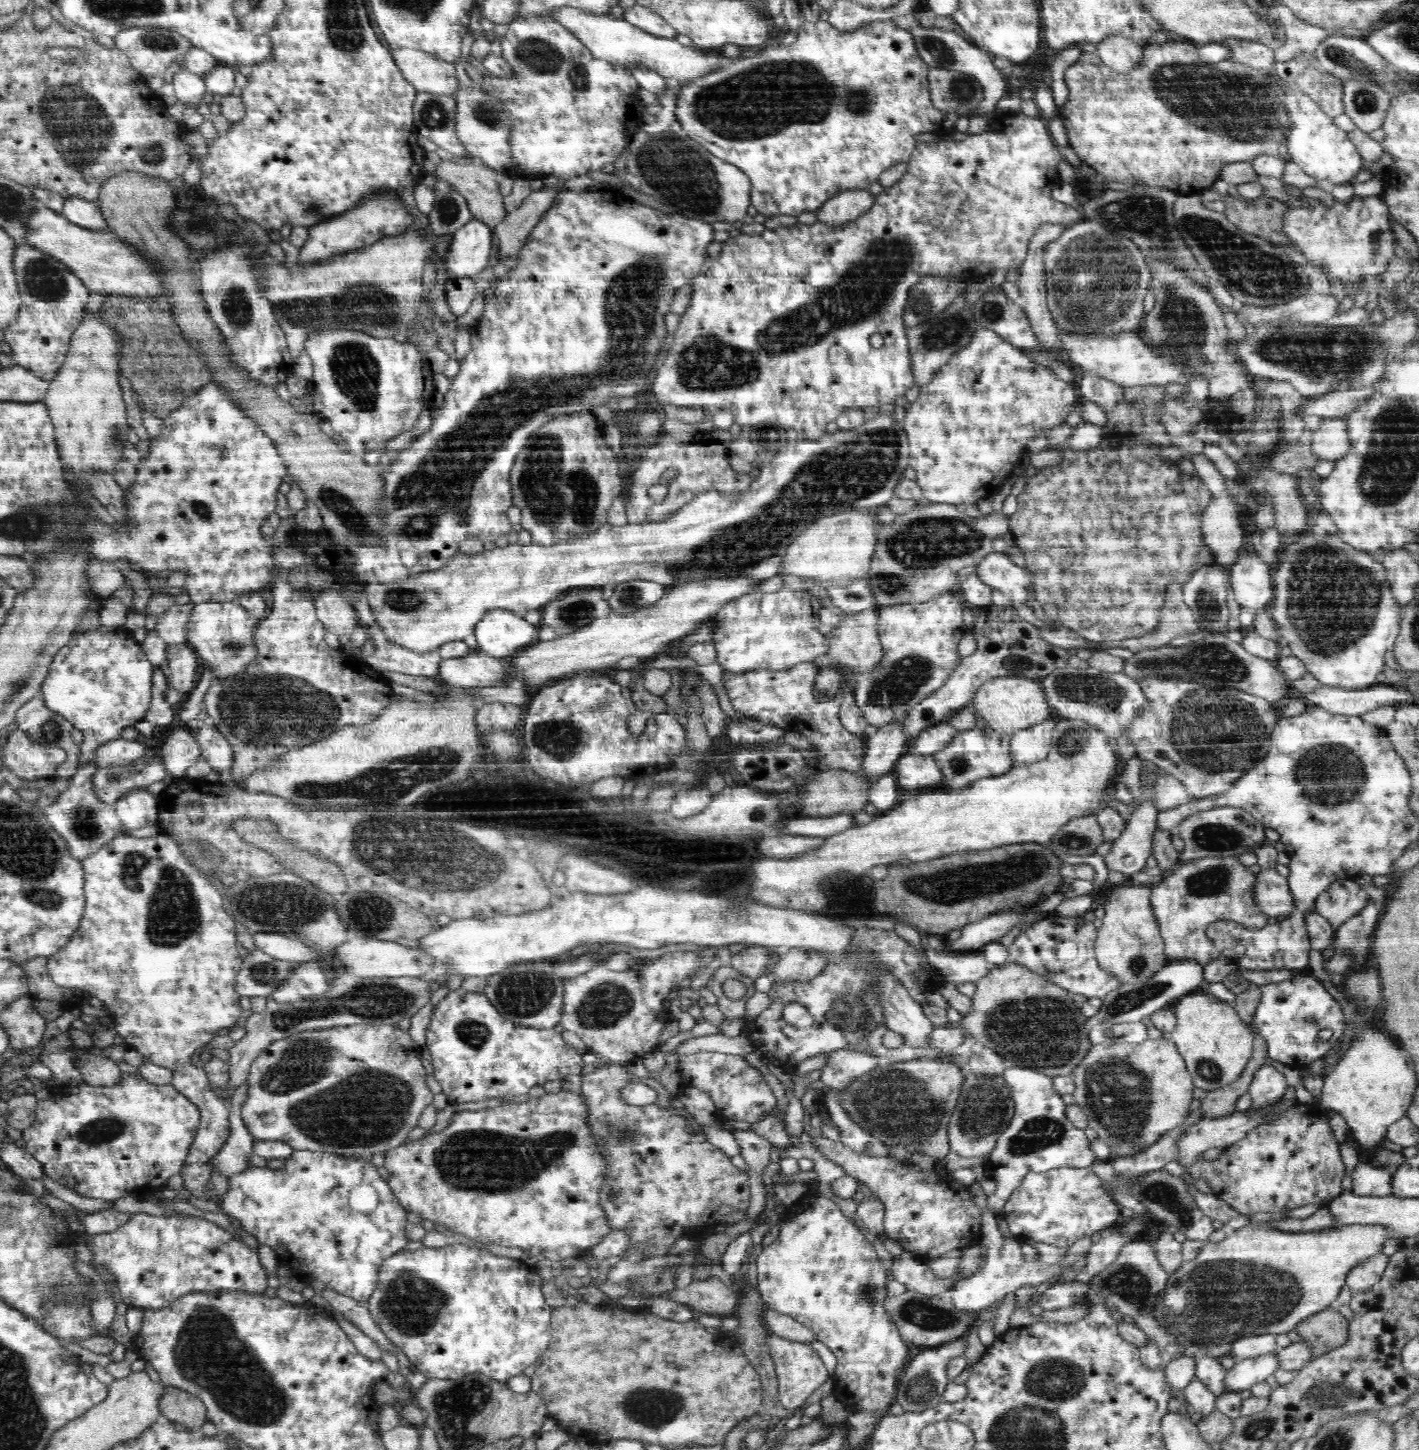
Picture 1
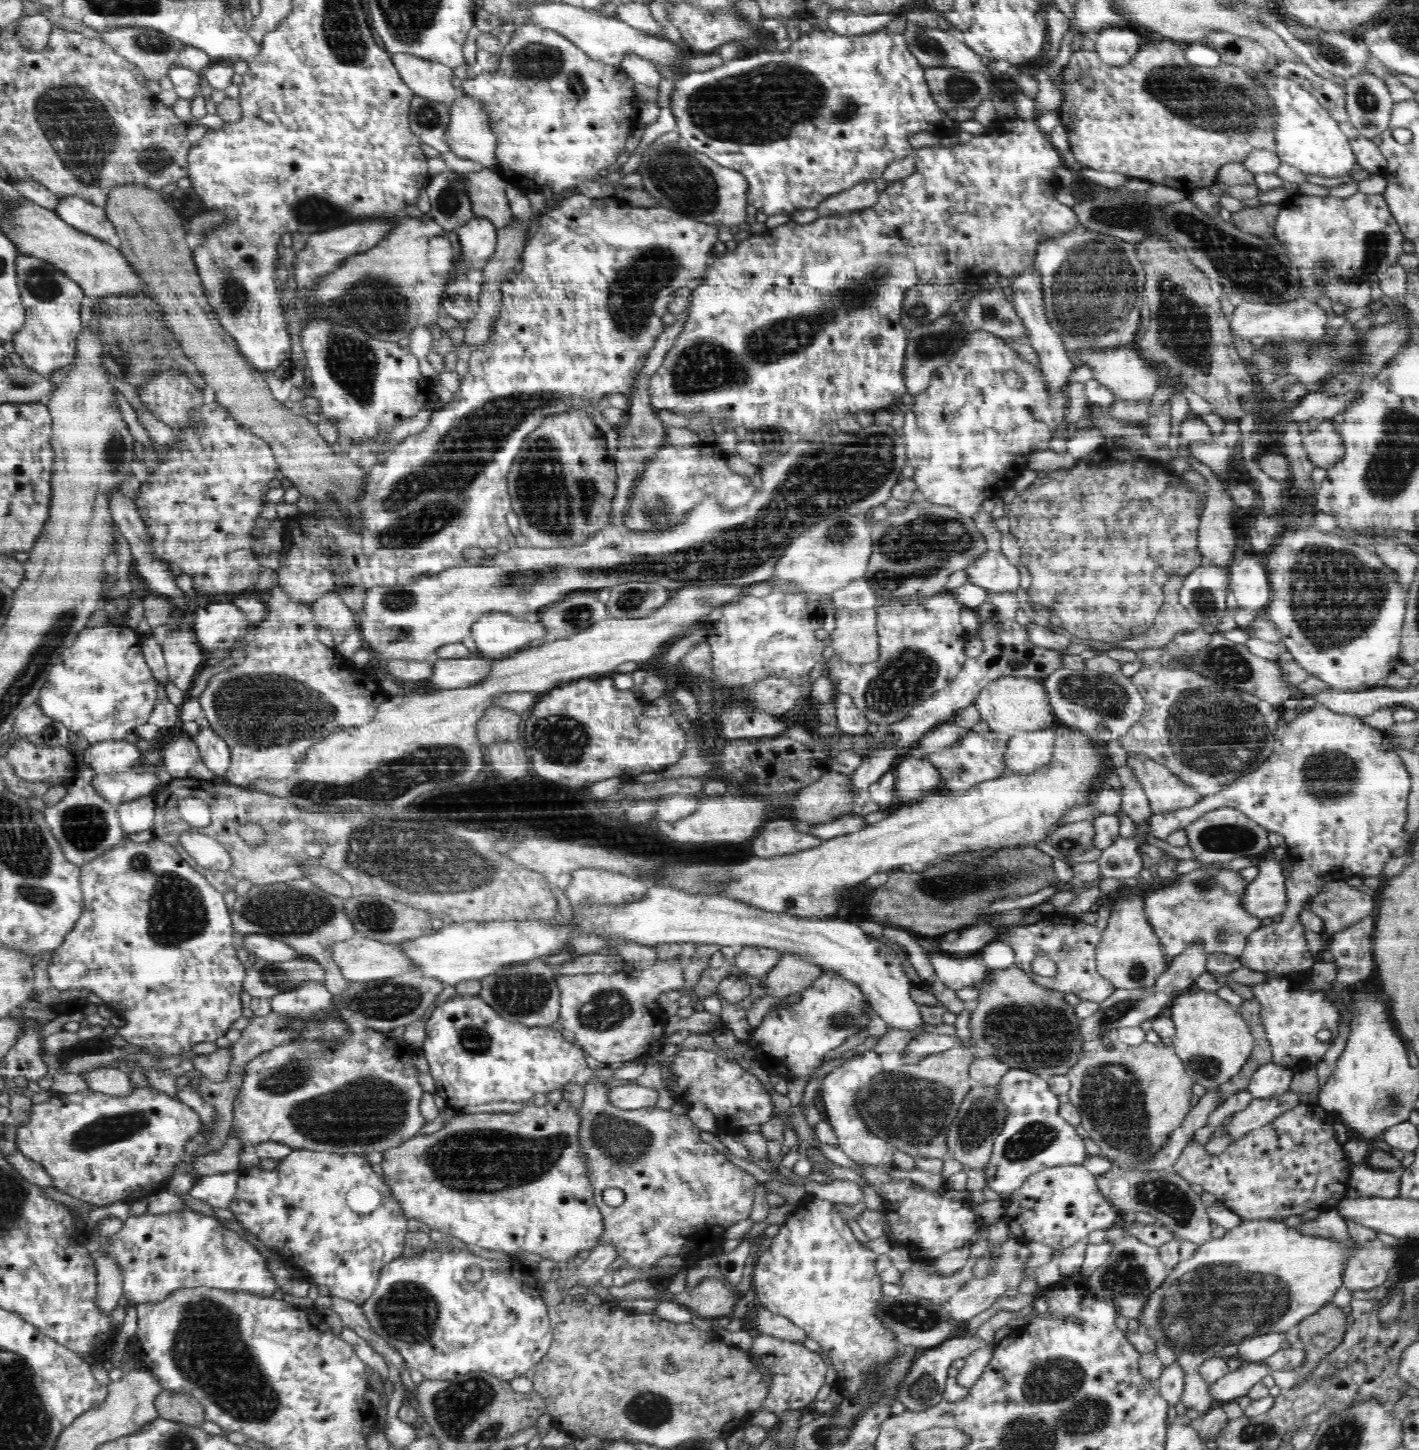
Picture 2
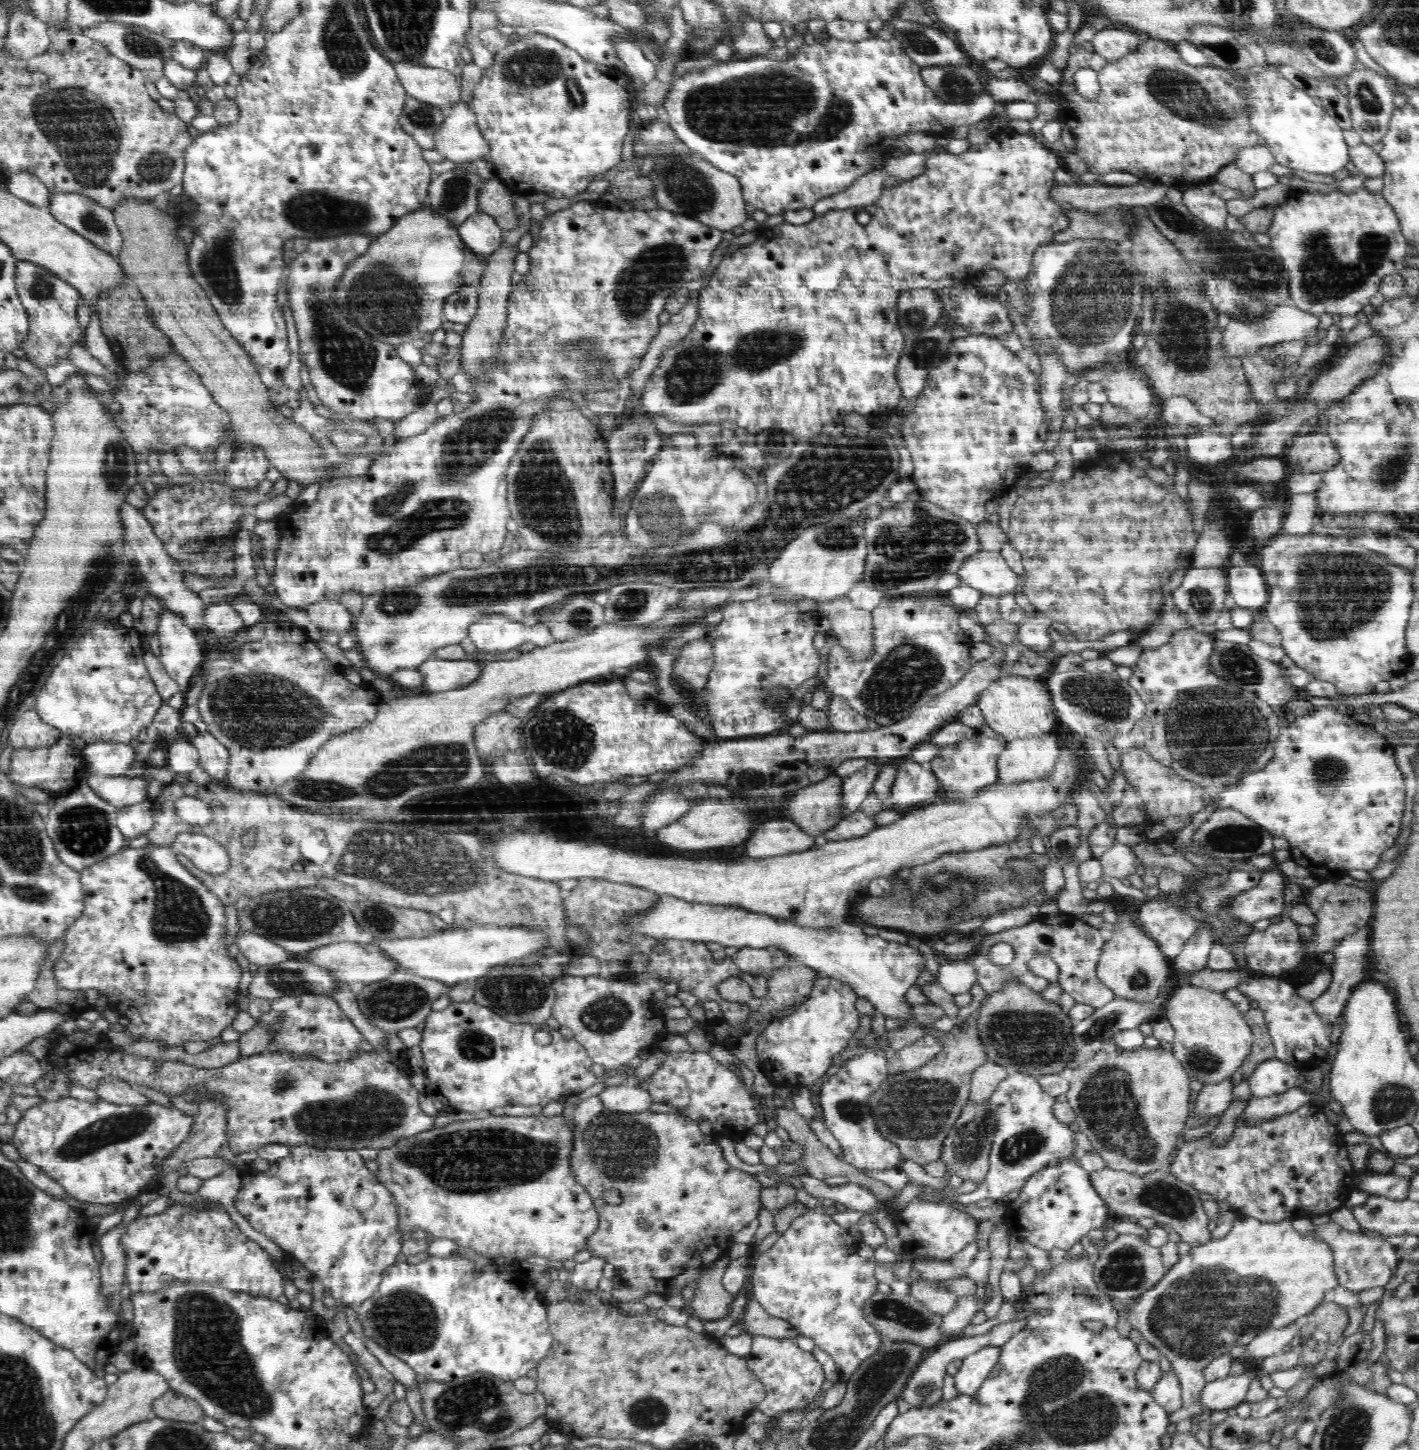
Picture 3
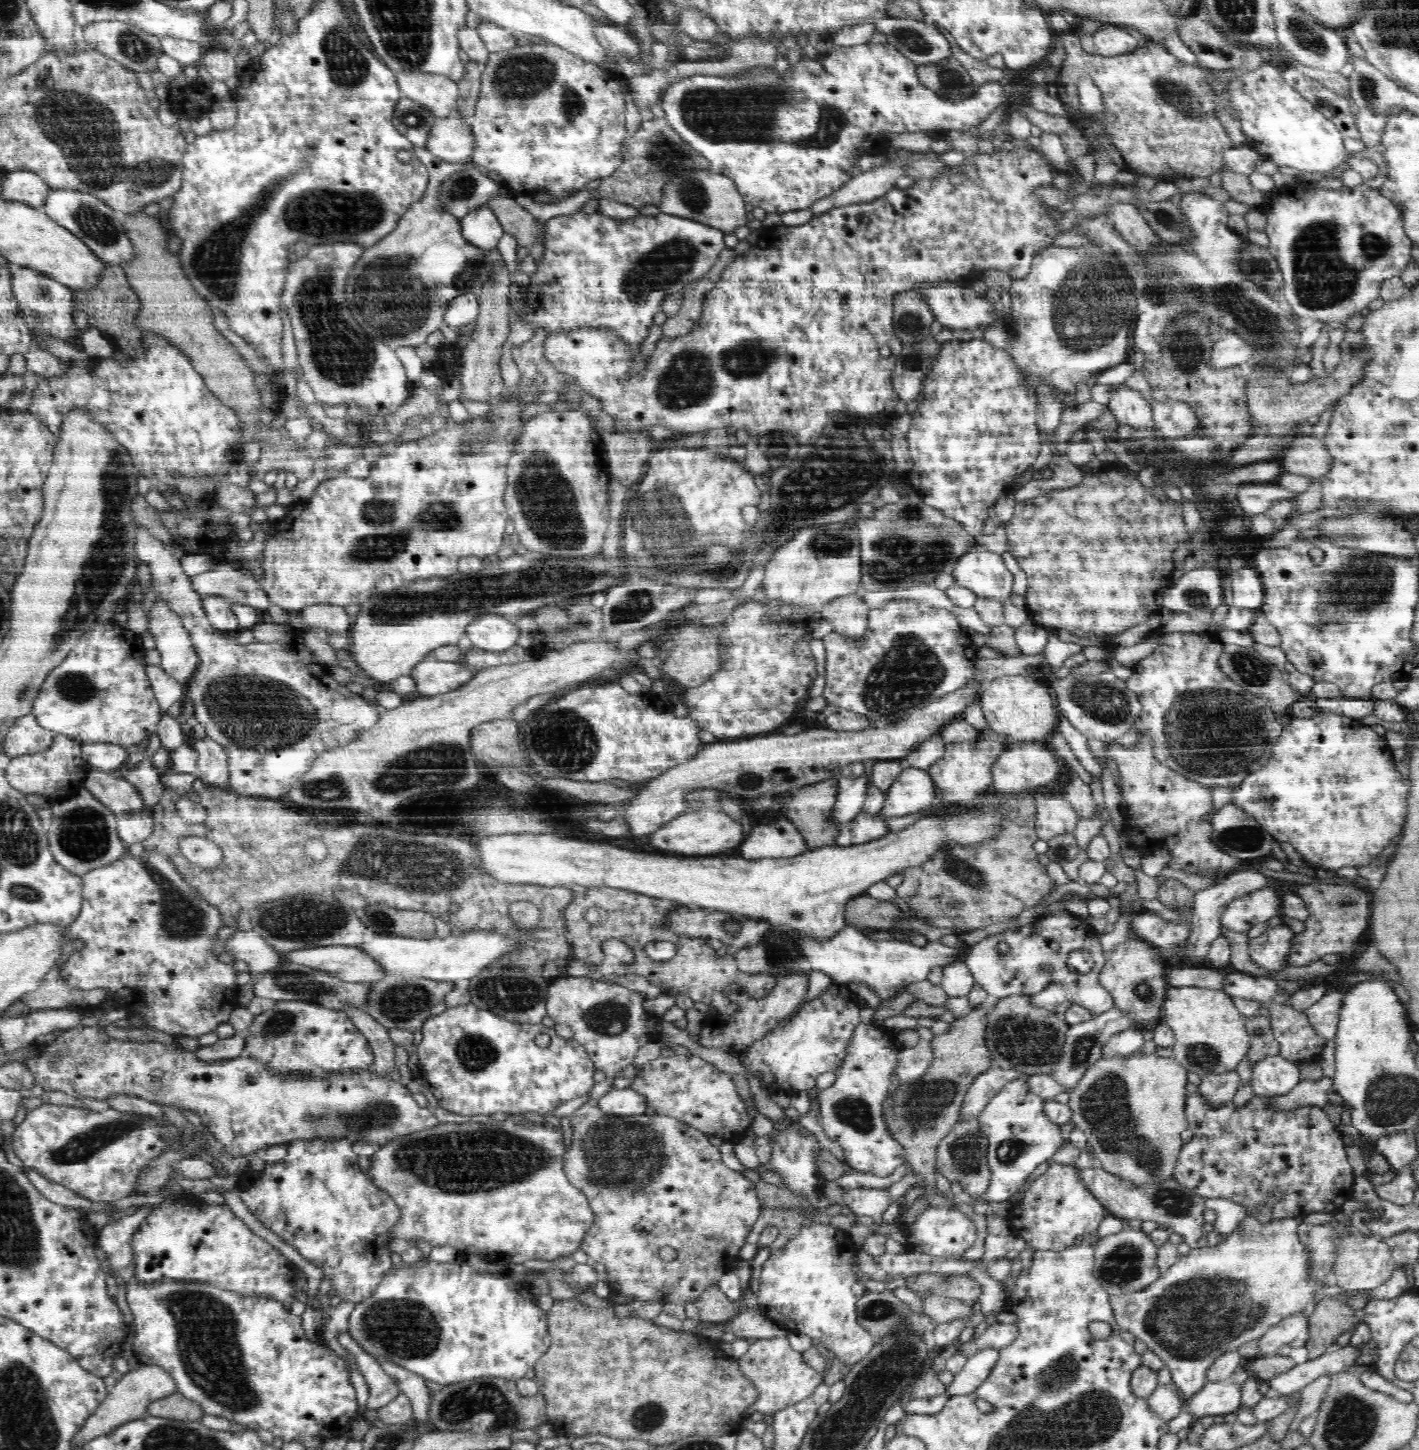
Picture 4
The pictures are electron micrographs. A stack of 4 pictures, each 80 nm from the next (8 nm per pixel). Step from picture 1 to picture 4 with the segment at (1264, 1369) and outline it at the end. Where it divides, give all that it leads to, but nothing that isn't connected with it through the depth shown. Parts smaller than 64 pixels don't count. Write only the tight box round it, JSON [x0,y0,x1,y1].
[1181,1379,1241,1419]

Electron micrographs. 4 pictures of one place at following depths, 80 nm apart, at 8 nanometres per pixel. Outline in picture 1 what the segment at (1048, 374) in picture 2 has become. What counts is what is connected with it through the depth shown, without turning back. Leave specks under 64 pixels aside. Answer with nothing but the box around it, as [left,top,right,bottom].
[1013,224,1071,364]

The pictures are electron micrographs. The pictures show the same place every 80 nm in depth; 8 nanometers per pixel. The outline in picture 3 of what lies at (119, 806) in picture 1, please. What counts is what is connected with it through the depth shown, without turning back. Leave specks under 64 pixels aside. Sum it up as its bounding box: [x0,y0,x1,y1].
[117,798,154,839]

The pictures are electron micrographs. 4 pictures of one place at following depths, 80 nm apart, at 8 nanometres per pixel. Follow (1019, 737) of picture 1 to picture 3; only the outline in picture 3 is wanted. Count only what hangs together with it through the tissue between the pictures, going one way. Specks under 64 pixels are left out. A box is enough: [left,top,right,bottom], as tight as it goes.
[997,731,1058,785]

